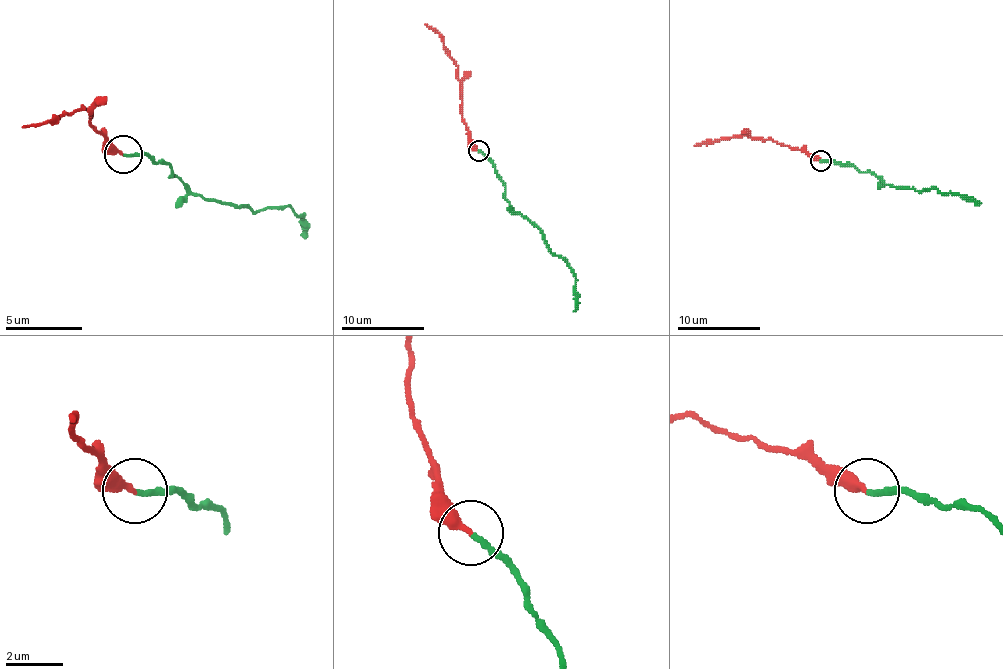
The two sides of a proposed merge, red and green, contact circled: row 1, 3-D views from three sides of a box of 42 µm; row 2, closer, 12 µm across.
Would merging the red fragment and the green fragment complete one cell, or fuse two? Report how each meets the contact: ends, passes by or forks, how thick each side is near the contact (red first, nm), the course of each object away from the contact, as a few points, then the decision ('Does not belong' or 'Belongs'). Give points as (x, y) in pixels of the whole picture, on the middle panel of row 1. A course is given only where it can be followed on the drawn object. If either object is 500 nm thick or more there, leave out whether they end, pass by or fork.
At the ring red ends. At the ring green ends. Thickness 320 nm (red) against 190 nm. Course of red: (478, 150), (462, 117), (458, 65), (443, 45), (443, 38), (425, 24). Course of green: (478, 150), (491, 162), (501, 181), (505, 200), (540, 230), (546, 247), (571, 270), (575, 288), (573, 311). Belongs

